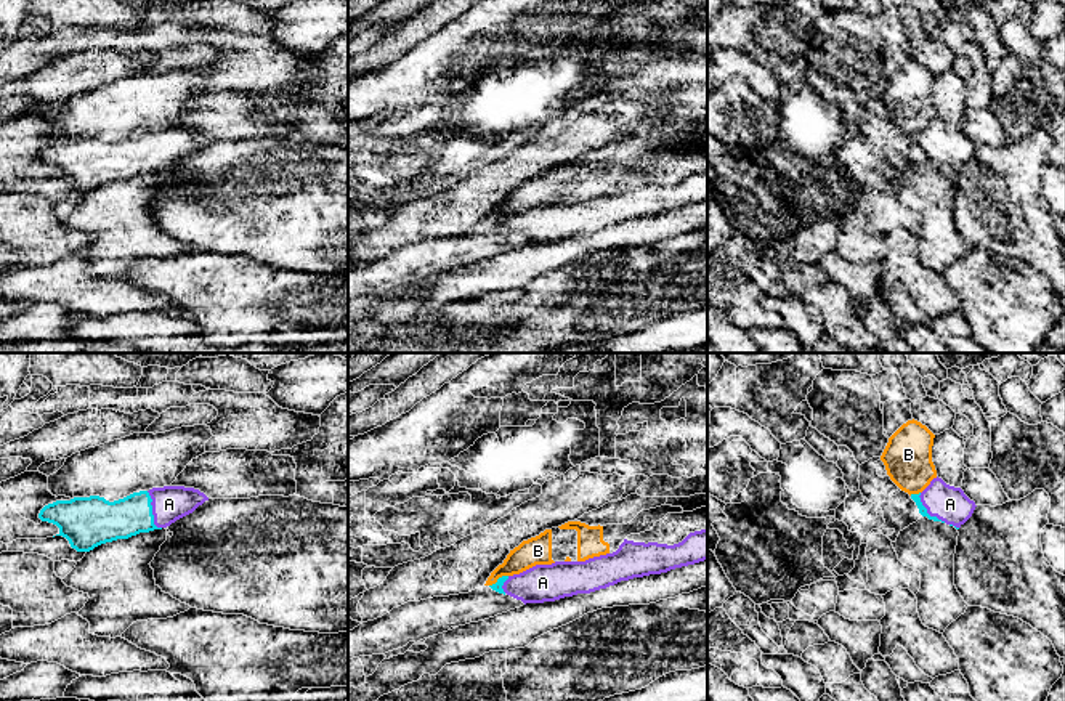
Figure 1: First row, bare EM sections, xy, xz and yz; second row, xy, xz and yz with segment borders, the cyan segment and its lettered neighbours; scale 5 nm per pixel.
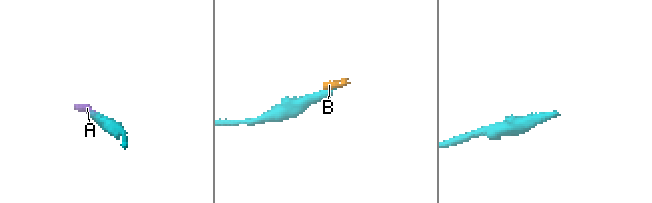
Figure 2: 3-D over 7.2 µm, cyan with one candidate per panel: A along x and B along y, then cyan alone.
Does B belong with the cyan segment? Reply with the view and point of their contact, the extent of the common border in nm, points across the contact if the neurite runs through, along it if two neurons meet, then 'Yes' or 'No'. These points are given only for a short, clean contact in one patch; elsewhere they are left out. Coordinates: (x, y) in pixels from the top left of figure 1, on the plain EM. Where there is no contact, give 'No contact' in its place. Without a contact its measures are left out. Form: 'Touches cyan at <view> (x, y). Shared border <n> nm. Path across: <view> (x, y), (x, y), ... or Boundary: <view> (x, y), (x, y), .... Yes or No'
Touches cyan at xz (498, 220). Shared border 110 nm. Boundary: xz (507, 215), (502, 215), (489, 226). No

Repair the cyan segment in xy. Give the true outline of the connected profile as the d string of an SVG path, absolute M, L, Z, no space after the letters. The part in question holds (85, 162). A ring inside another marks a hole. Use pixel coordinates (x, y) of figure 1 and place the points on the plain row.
M164 127L133 133L114 143L109 143L99 136L56 141L45 146L40 151L38 159L42 162L56 165L59 168L56 176L66 178L71 188L77 192L90 192L106 183L128 180L140 173L167 168L176 160L192 154L205 141L209 141L209 138L199 130L184 127Z

